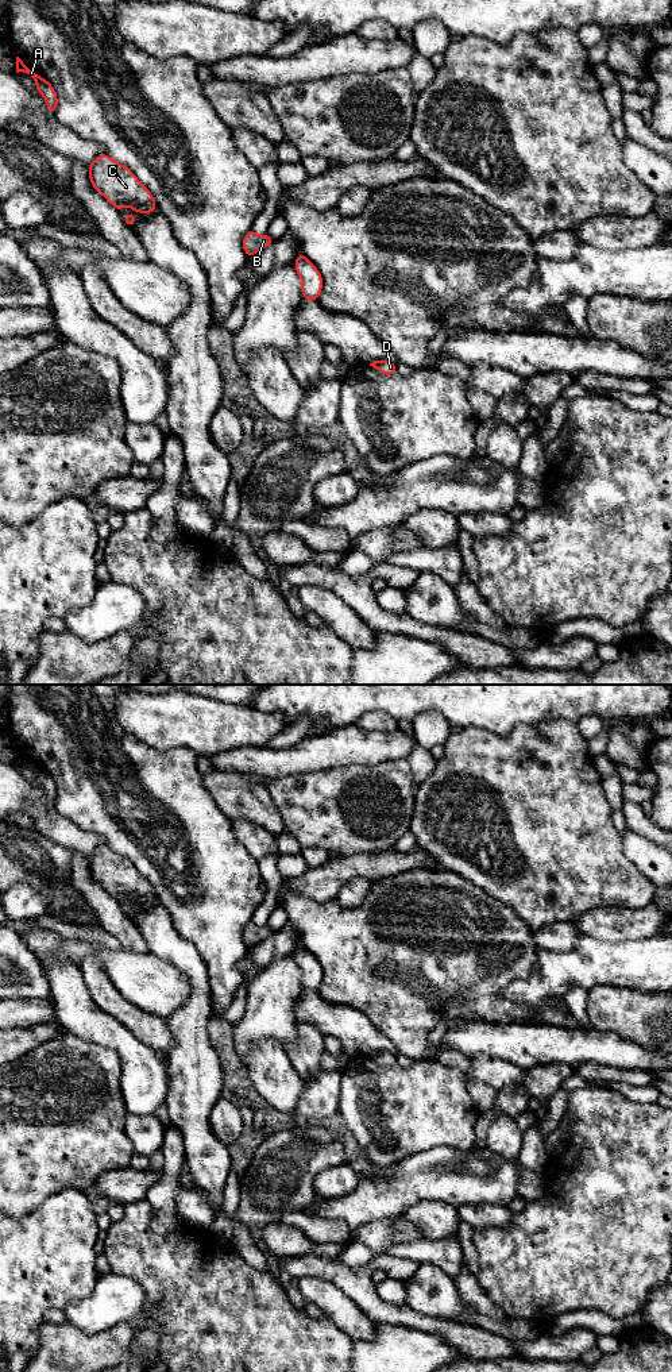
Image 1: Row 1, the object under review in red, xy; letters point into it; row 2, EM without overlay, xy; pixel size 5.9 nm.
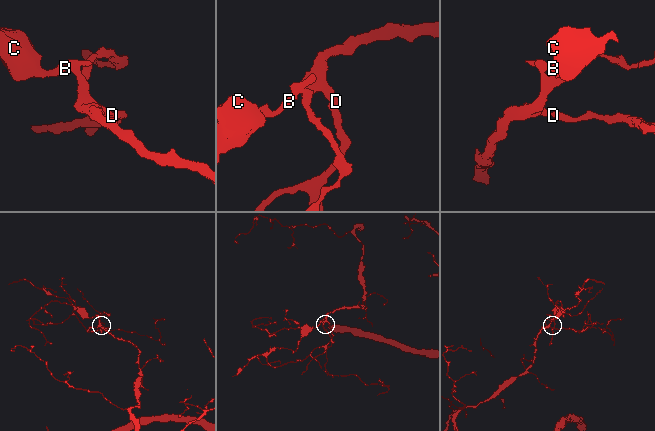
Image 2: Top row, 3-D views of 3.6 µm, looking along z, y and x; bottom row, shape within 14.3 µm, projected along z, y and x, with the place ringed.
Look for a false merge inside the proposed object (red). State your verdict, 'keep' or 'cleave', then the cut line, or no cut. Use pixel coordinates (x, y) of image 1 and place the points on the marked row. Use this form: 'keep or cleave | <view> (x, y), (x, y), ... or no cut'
keep | no cut

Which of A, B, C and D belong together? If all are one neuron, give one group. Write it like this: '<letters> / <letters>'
A B C D

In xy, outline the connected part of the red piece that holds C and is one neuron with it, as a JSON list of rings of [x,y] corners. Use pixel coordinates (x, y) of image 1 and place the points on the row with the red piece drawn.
[[[108,154],[99,155],[88,165],[88,170],[93,188],[120,213],[124,204],[140,213],[151,213],[158,209],[152,194],[136,176]]]

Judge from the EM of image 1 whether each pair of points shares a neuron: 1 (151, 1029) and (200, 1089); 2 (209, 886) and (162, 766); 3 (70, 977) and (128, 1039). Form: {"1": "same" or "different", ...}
{"1": "different", "2": "same", "3": "same"}

